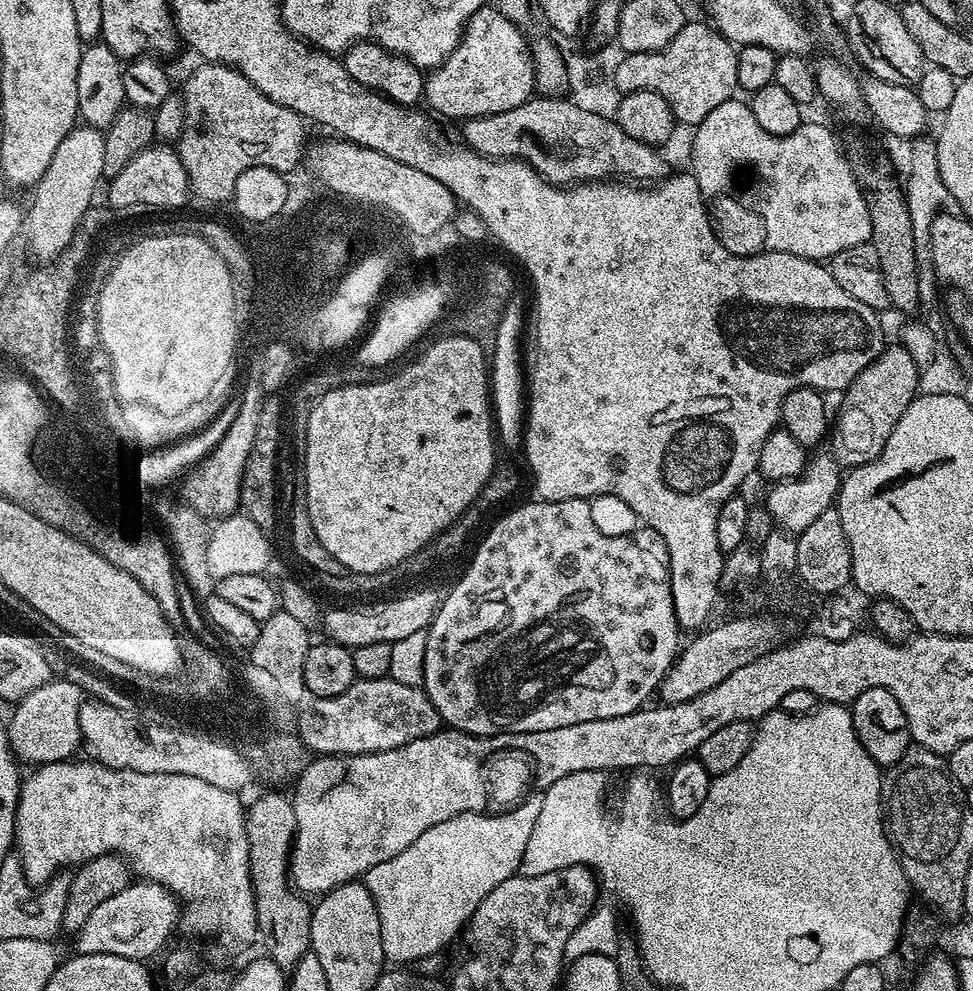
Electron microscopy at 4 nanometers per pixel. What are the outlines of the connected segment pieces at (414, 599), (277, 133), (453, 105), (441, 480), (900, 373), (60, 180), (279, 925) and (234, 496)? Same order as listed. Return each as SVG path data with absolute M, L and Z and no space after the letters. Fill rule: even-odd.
M424 588L421 592L408 592L405 596L389 599L388 604L372 614L359 614L356 612L327 613L322 620L324 628L328 630L327 639L333 644L340 644L346 649L358 646L370 646L370 642L386 642L393 644L409 634L418 634L425 631L431 624L436 611L440 609L441 593L432 588Z
M225 64L199 65L188 76L184 84L184 129L178 139L178 151L182 158L182 166L188 175L188 186L193 197L209 200L212 204L231 201L234 194L234 182L238 182L238 174L250 170L250 166L266 166L285 174L291 174L296 167L301 167L306 156L306 145L310 137L304 127L306 121L294 110L286 106L278 106L278 102L270 102L262 90L250 82L237 68Z
M499 7L478 9L450 58L427 73L424 82L427 107L437 117L449 116L465 122L479 116L502 114L502 110L514 110L514 106L531 100L536 88L535 62L530 40L524 37L523 30L519 23L500 12Z
M444 334L441 340L436 340L424 353L421 354L420 360L413 362L409 368L401 370L397 376L392 376L389 380L376 380L373 384L354 384L354 382L348 382L345 386L344 394L330 394L325 391L320 401L316 405L311 405L309 422L305 427L305 490L306 490L306 502L309 506L310 522L313 523L314 534L317 535L318 541L322 542L322 546L326 548L334 556L338 558L338 561L342 566L348 567L354 572L378 572L386 571L395 567L396 564L401 563L404 559L410 558L420 548L426 547L431 543L441 532L450 528L456 520L460 519L460 516L471 506L476 500L479 492L486 486L488 480L492 476L494 469L497 467L496 463L496 444L492 441L492 434L494 435L494 417L493 409L490 407L490 364L486 359L486 348L479 344L479 339L473 338L471 335L459 335L459 334Z
M888 346L844 389L840 413L837 416L835 413L830 428L830 451L841 469L857 468L882 454L894 426L898 426L898 418L906 414L910 402L918 395L921 371L904 347Z
M77 126L70 134L66 134L66 138L62 138L58 150L54 150L54 158L50 158L50 166L46 166L46 174L42 174L42 183L36 190L33 209L28 212L32 238L27 242L27 247L30 249L31 255L33 252L34 255L41 256L41 261L51 262L71 242L72 236L80 227L80 220L86 214L89 205L93 203L92 195L96 192L96 183L104 176L102 170L103 153L104 132L99 128Z
M270 791L258 797L252 805L249 803L246 808L244 821L248 839L248 872L252 875L252 893L256 899L259 939L264 939L268 947L267 955L277 966L291 970L298 958L311 949L310 918L313 905L292 887L290 879L292 843L296 841L294 806L283 791Z
M249 398L245 399L241 406L241 413L230 425L229 432L222 438L220 445L183 477L183 503L205 518L231 516L241 507L240 487L243 484L247 459L250 457L250 448L254 443L254 434L257 433L260 407L259 403Z

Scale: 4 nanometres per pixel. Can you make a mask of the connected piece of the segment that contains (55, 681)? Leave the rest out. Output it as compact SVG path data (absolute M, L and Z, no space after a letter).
M53 678L38 686L26 698L22 698L13 708L12 717L6 721L8 745L12 747L13 757L21 765L39 766L53 764L75 757L76 747L81 747L80 705L85 703L85 693L67 678Z

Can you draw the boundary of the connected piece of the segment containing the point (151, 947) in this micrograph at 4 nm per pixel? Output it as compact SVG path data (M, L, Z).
M133 882L126 890L106 898L86 918L86 926L75 933L79 954L118 954L118 958L151 961L151 956L167 942L182 920L182 904L169 888L151 882Z

